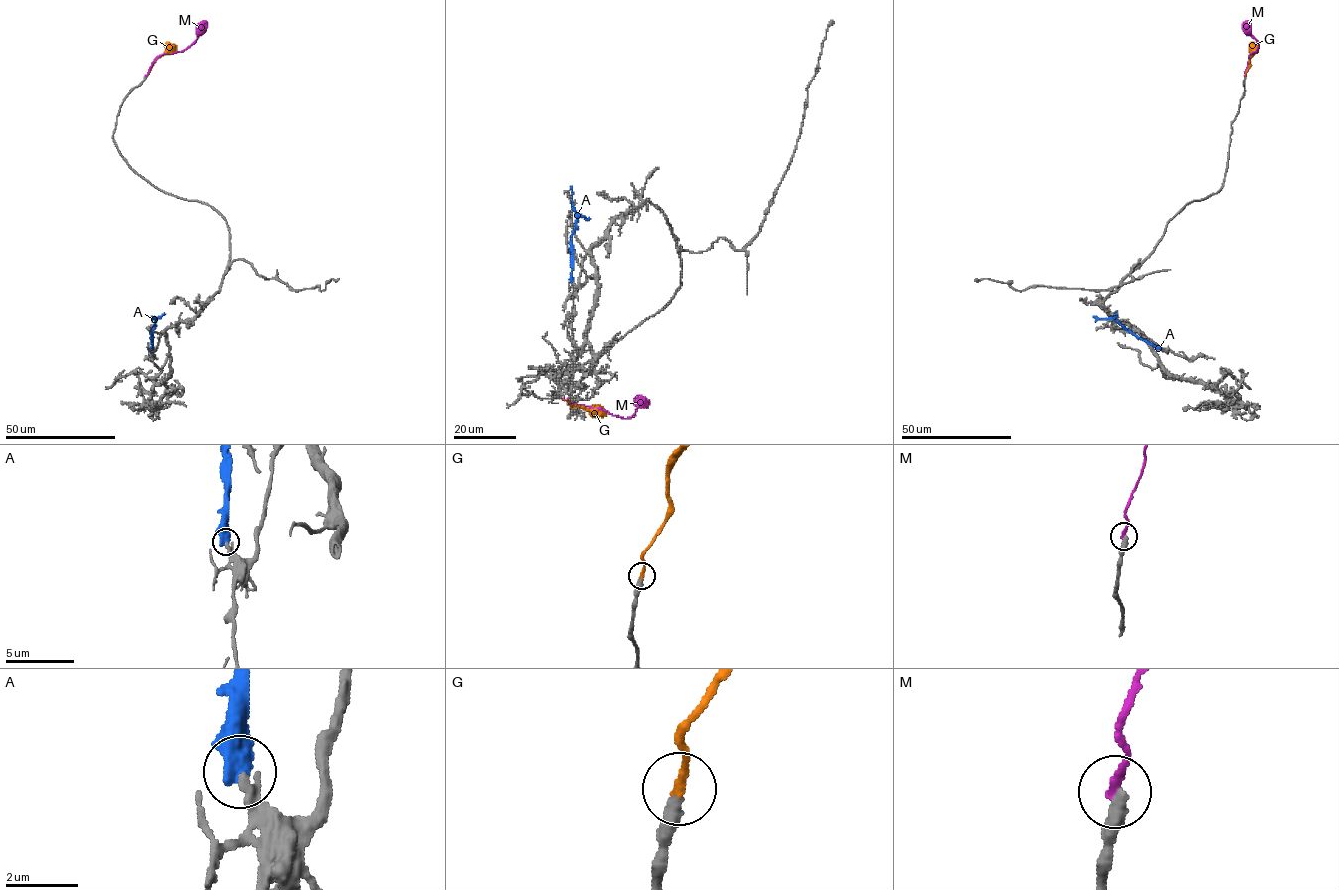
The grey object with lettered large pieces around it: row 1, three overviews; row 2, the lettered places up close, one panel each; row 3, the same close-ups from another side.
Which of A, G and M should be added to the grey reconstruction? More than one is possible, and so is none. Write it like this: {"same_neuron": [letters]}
{"same_neuron": ["G"]}

